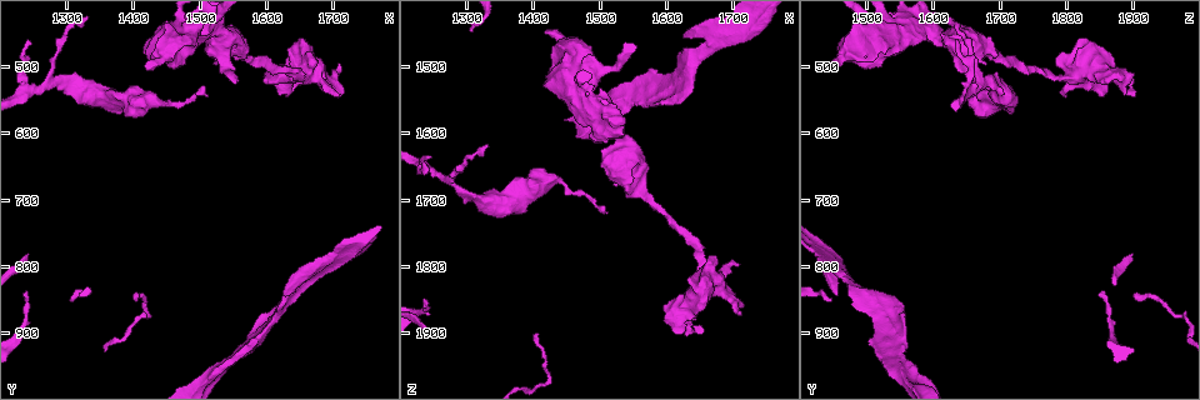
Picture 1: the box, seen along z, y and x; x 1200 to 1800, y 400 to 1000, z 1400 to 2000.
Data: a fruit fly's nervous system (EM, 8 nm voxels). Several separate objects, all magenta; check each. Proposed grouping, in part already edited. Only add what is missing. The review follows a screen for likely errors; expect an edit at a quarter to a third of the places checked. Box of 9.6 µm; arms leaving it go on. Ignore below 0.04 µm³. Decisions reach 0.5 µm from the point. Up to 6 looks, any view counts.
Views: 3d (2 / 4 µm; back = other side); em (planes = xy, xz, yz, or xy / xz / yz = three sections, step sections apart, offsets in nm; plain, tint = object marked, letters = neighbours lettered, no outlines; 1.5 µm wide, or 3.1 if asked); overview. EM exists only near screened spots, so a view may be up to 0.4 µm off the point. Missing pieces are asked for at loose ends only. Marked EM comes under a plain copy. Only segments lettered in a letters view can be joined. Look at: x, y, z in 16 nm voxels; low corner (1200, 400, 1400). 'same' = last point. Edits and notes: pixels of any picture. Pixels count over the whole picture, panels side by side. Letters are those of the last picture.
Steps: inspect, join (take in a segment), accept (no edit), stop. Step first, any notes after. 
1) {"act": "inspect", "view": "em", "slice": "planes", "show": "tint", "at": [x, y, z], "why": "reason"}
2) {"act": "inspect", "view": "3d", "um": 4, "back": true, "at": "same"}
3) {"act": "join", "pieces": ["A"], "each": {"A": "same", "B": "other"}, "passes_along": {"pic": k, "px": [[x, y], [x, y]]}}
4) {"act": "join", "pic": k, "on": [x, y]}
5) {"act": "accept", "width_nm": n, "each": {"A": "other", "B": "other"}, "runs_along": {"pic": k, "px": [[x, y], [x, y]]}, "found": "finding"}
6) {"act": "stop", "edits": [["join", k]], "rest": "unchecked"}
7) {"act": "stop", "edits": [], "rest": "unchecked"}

{"act": "inspect", "view": "3d", "um": 4, "at": [1715, 535, 1855], "why": "free end"}

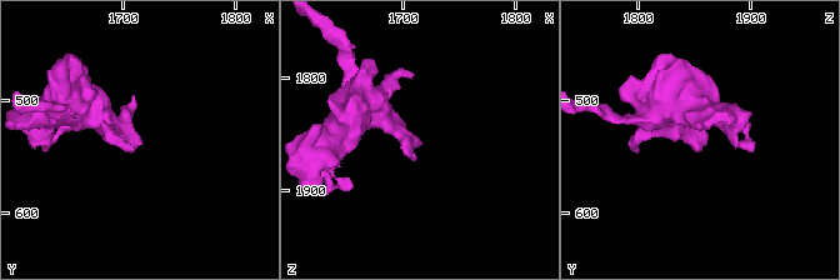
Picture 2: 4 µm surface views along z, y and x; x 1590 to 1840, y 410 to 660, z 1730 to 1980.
{"act": "inspect", "view": "em", "slice": "xz", "step": 4, "show": "letters", "at": [1712, 540, 1852]}

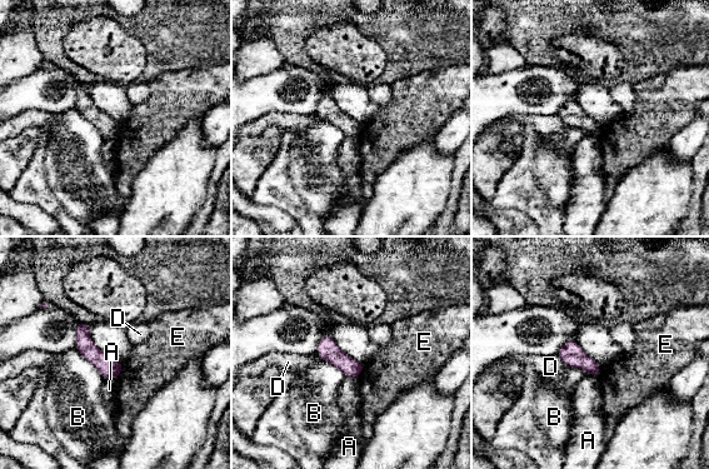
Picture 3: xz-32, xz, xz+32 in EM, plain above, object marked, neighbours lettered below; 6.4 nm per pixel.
{"act": "inspect", "view": "em", "slice": "planes", "show": "letters", "at": "same", "why": "cut it another way"}

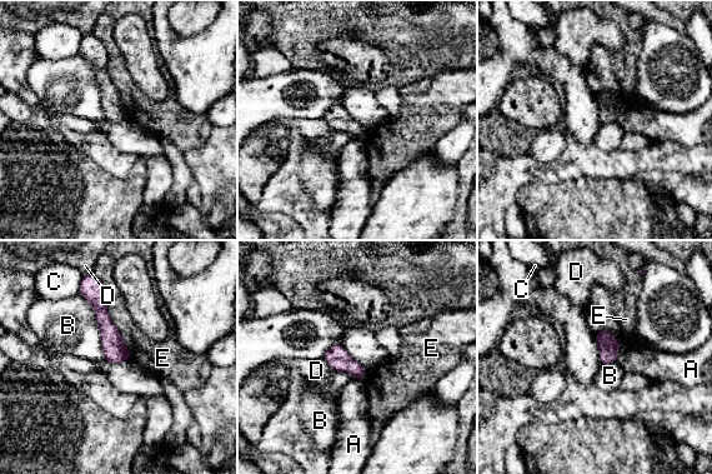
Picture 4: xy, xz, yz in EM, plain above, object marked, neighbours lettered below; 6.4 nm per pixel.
{"act": "accept", "each": {"A": "other", "B": "other", "C": "other", "D": "other", "E": "other"}, "runs_along": {"pic": 4, "px": [[99, 289], [99, 309], [118, 360]]}, "found": "no lettered segment goes on from it"}

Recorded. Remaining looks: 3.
{"act": "inspect", "view": "em", "slice": "planes", "show": "letters", "at": [1510, 545, 1720], "why": "branch stops here"}

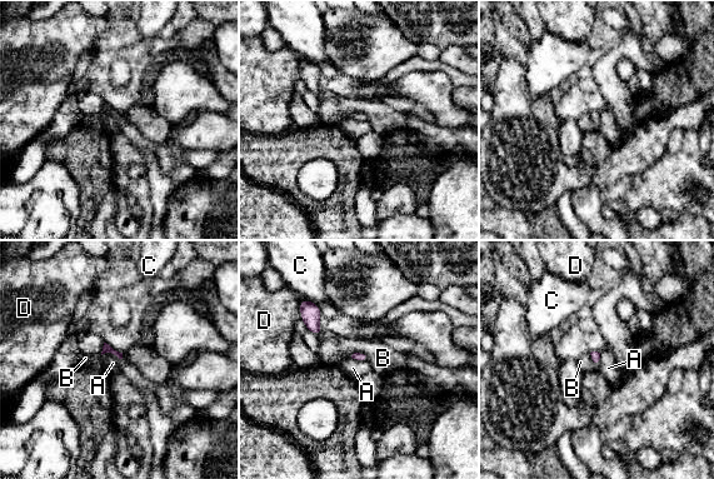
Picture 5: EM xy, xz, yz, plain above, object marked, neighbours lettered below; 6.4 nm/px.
{"act": "accept", "longest_contact_nm": ["A", 150], "each": {"A": "other", "B": "other", "C": "other", "D": "other"}, "border": {"pic": 5, "px": [[101, 354], [110, 353], [123, 358]]}, "found": "no lettered segment goes on from it"}

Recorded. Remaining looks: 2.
{"act": "inspect", "view": "em", "slice": "xy", "step": 8, "show": "tint", "at": [1640, 845, 1525], "why": "free end"}

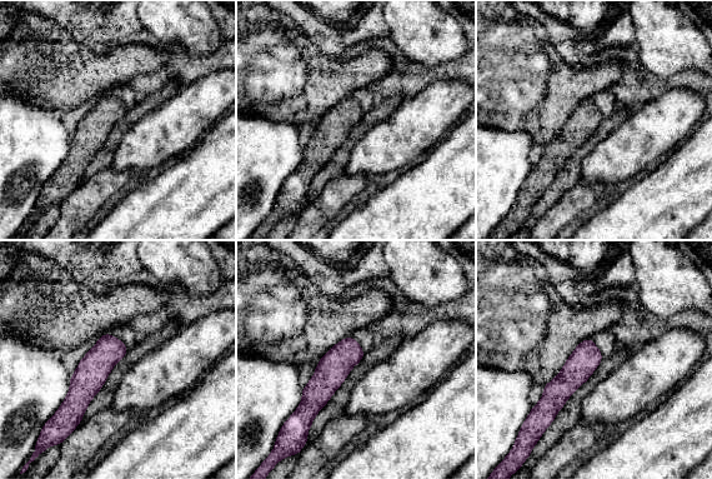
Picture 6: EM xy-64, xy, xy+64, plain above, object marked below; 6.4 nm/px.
{"act": "inspect", "view": "em", "slice": "planes", "show": "letters", "at": "same", "why": "cut it another way"}

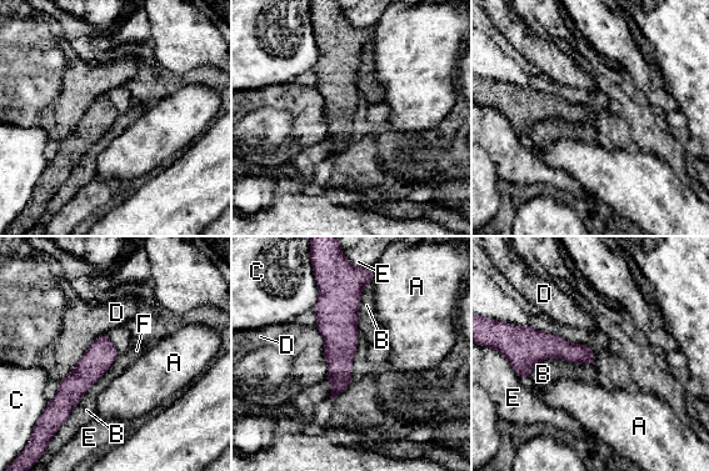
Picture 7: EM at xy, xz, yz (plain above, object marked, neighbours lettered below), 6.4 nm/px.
{"act": "accept", "longest_contact_nm": ["B", 460], "each": {"A": "other", "B": "other", "C": "other", "D": "other", "E": "other", "F": "other"}, "runs_along": {"pic": 7, "px": [[345, 281], [334, 392]]}, "found": "none of them fits"}

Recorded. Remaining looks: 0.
{"act": "stop", "edits": [], "rest": "unchecked"}

